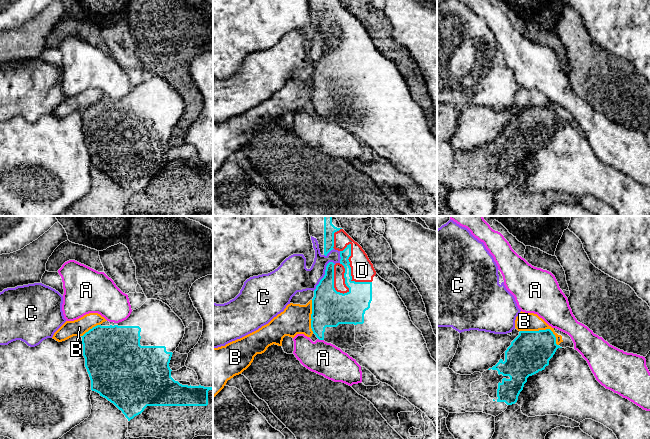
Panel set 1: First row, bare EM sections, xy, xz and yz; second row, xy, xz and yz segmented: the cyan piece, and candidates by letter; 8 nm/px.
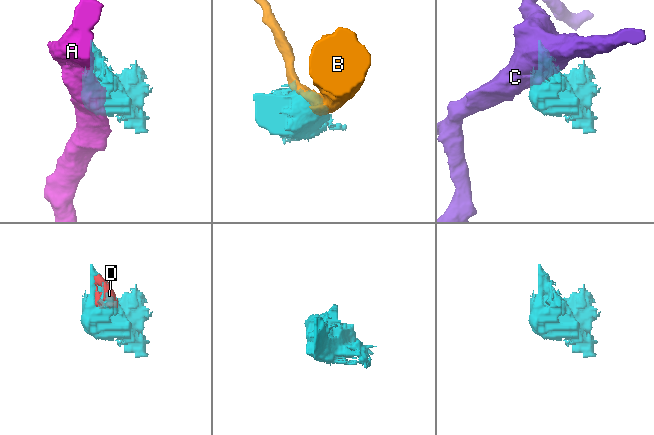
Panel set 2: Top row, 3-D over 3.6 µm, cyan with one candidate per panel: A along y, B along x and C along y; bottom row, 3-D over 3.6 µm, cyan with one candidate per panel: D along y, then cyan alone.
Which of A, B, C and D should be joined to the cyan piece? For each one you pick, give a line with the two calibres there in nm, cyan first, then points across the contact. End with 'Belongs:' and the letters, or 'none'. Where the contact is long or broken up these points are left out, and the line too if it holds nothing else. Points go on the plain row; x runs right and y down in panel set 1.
D: 200/190 nm
Belongs: D

